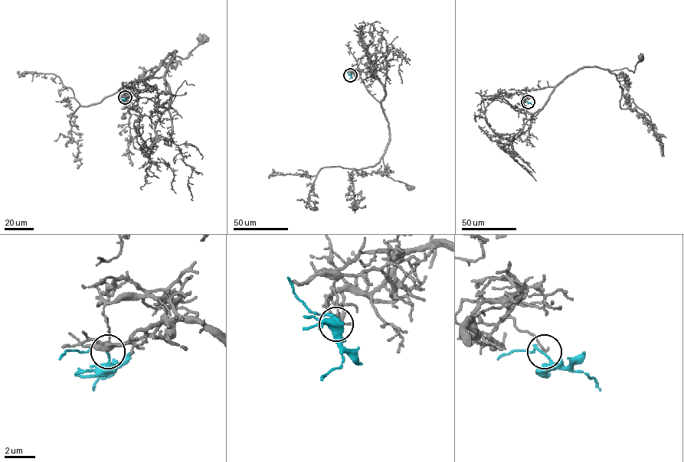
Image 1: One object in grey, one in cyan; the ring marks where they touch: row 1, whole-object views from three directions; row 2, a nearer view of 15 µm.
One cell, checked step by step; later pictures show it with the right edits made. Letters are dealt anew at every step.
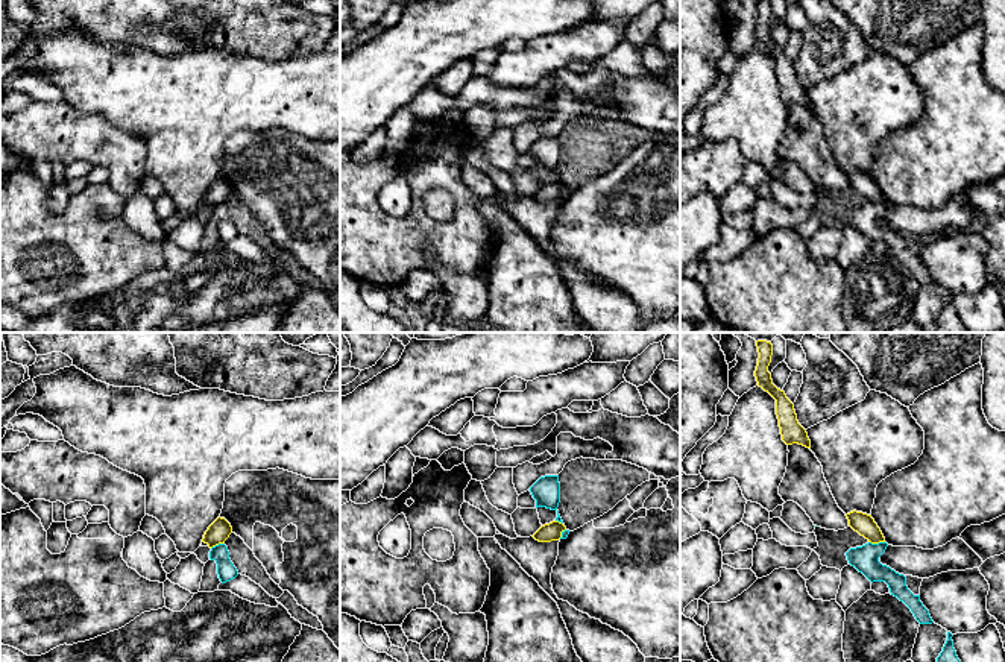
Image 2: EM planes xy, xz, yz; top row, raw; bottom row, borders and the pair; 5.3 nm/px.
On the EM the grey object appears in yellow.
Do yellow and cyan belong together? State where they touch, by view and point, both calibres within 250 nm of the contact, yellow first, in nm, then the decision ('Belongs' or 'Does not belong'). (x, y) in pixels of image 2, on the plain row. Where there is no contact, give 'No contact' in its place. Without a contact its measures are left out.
Touches yellow at yz (876, 202). Thickness 110 nm (yellow) against 140 nm. Does not belong

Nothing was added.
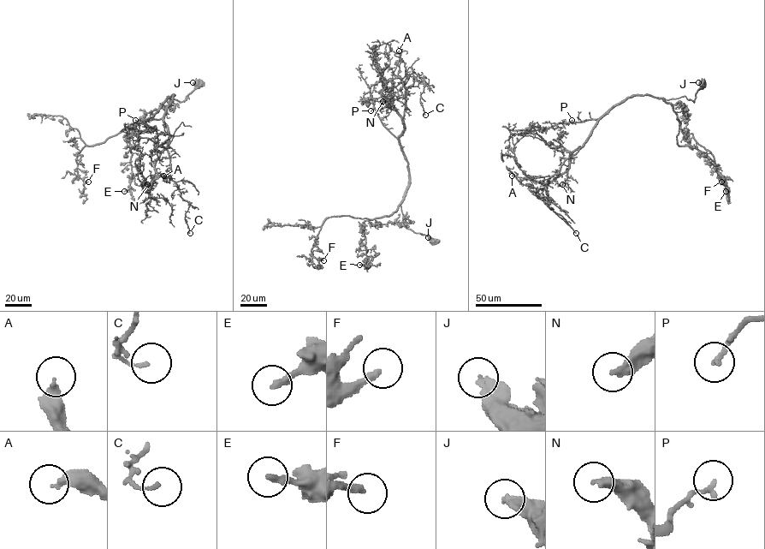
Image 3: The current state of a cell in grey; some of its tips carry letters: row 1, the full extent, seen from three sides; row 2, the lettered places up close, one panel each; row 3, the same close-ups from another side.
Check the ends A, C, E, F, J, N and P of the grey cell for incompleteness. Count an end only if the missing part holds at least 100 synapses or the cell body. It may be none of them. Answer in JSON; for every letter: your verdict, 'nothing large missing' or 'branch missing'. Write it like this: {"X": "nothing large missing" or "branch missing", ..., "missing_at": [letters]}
{"A": "nothing large missing", "C": "nothing large missing", "E": "nothing large missing", "F": "nothing large missing", "J": "nothing large missing", "N": "branch missing", "P": "nothing large missing", "missing_at": ["N"]}

